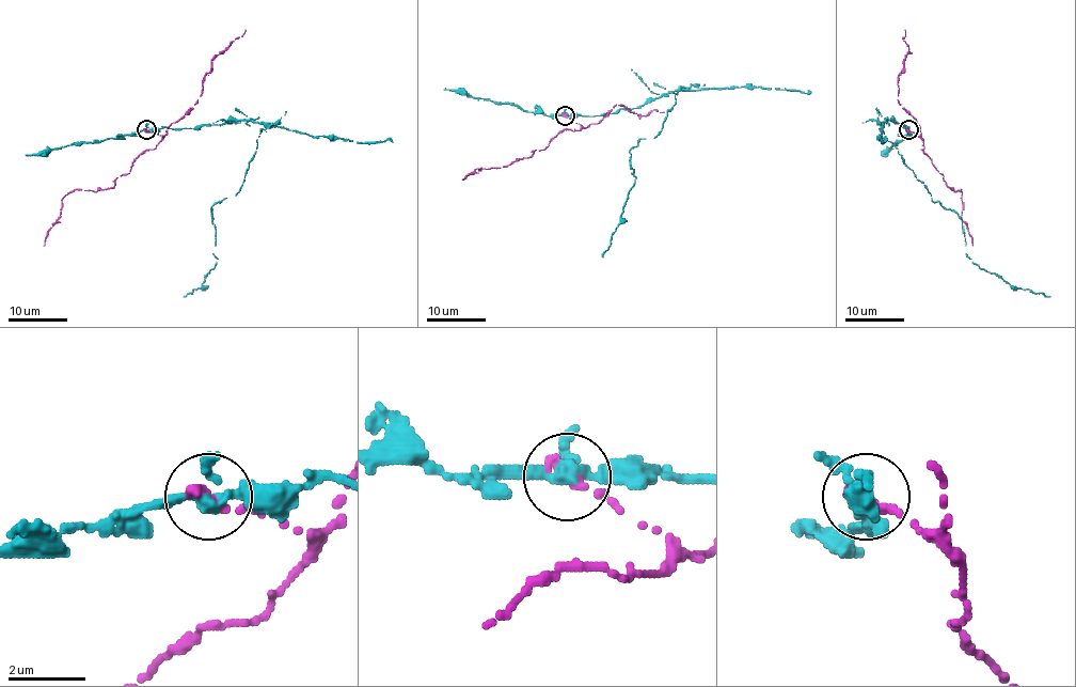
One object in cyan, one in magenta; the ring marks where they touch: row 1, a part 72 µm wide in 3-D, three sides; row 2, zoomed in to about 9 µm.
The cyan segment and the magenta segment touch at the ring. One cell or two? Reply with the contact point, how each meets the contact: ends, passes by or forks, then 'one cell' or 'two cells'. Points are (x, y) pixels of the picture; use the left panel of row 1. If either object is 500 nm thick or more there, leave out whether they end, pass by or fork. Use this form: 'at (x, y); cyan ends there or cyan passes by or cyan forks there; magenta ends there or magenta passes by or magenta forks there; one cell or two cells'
at (146, 129); cyan forks there; magenta ends there; two cells

